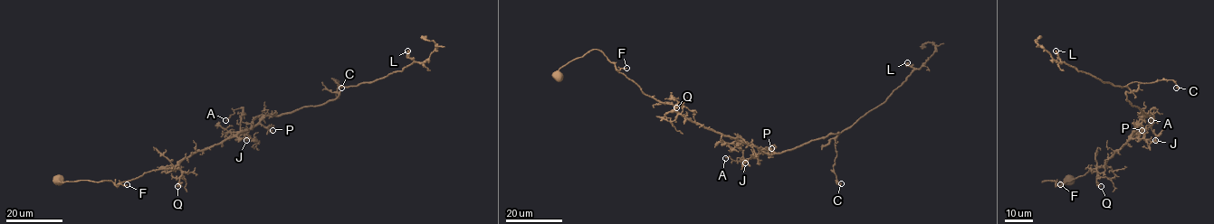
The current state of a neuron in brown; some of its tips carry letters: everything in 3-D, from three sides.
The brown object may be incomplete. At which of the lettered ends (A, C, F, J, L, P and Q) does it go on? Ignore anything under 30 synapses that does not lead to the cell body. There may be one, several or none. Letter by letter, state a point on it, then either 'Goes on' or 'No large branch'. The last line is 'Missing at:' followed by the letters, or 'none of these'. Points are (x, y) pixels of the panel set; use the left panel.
A: Place: (225, 120). No large branch
C: Place: (341, 88). No large branch
F: Place: (127, 184). No large branch
J: Place: (246, 140). No large branch
L: Place: (407, 51). No large branch
P: Place: (272, 130). No large branch
Q: Place: (177, 186). No large branch
Missing at: none of these

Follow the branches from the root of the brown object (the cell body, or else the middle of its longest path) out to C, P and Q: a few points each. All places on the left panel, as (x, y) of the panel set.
C: (59, 181), (116, 185), (171, 169), (264, 116), (334, 99), (339, 86), (333, 79), (341, 88)
P: (59, 181), (111, 181), (116, 185), (149, 172), (171, 169), (194, 154), (259, 124), (272, 130)
Q: (59, 181), (111, 181), (116, 185), (149, 172), (177, 167), (181, 173), (177, 186)

